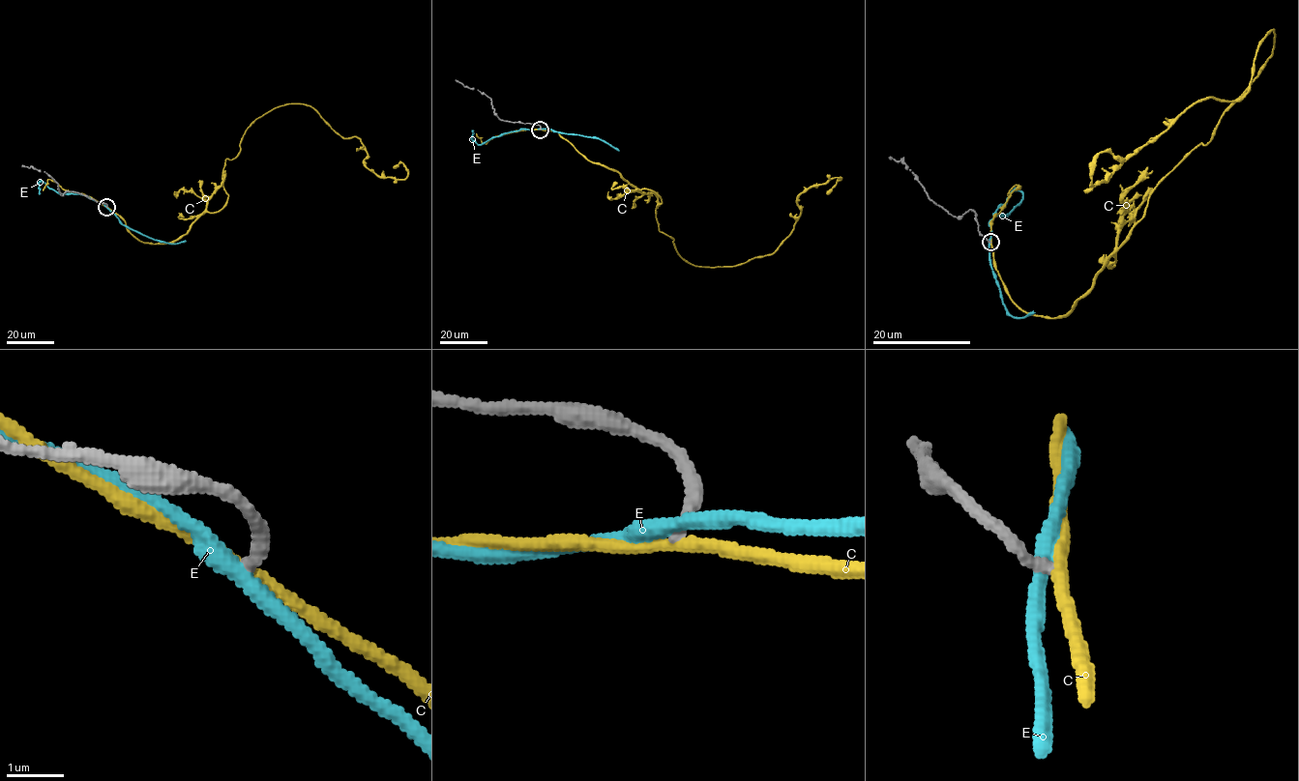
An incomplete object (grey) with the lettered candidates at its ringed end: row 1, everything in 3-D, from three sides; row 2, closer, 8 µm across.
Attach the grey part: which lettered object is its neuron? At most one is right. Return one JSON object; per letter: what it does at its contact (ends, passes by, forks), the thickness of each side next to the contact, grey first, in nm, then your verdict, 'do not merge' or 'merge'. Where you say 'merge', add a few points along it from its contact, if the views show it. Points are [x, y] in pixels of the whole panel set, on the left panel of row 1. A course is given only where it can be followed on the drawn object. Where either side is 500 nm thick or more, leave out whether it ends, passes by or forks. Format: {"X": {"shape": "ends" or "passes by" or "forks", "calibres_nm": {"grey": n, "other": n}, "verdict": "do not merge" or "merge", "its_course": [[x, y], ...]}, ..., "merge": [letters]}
{"C": {"shape": "passes by", "calibres_nm": {"grey": 200, "other": 220}, "verdict": "do not merge"}, "E": {"shape": "passes by", "calibres_nm": {"grey": 220, "other": 320}, "verdict": "do not merge"}, "merge": []}

